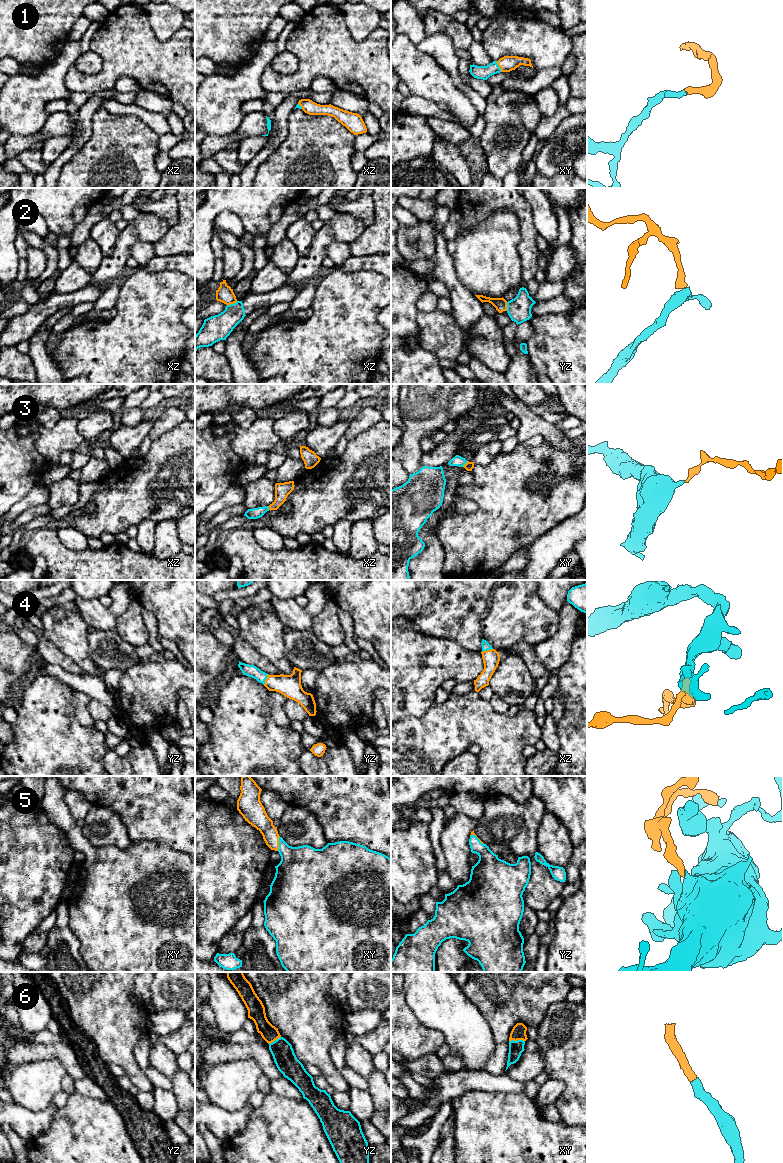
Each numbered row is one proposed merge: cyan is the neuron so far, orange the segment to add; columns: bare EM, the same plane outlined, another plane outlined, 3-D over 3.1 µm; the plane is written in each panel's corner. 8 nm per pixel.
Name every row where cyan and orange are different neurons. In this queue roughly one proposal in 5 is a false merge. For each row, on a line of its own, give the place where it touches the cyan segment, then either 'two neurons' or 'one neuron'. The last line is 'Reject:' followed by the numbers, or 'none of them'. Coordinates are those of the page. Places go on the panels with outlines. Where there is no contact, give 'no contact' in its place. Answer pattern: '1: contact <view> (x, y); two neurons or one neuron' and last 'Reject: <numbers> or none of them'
1: contact xy (498, 66); one neuron
2: contact xz (232, 304); two neurons
3: contact xy (464, 464); one neuron
4: contact yz (266, 678); one neuron
5: contact xy (279, 843); one neuron
6: contact xy (517, 1040); one neuron
Reject: 2

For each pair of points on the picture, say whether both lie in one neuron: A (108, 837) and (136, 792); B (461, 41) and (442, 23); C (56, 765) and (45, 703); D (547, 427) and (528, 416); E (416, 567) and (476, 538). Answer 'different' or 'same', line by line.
A: different
B: same
C: same
D: same
E: different

